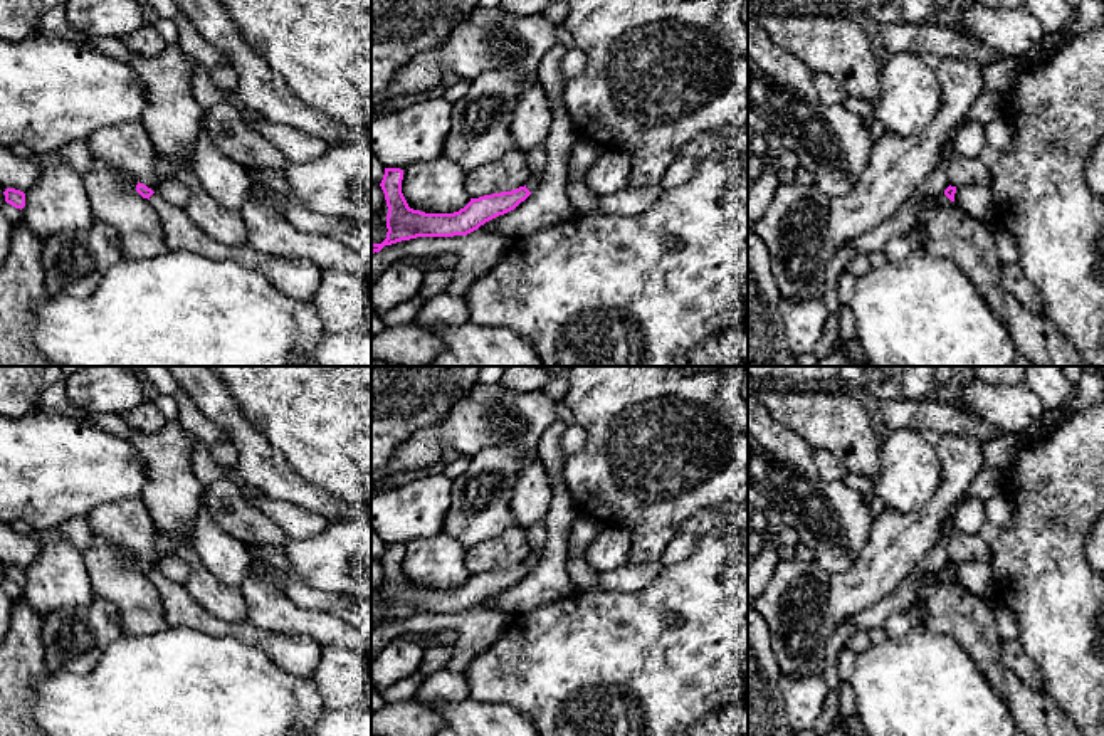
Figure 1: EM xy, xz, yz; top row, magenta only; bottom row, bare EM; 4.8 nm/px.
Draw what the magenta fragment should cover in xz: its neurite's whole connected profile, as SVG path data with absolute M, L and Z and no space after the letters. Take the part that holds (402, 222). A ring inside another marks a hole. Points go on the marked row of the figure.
M385 168L380 187L388 207L388 232L381 244L371 244L371 254L380 252L385 245L417 237L467 235L486 222L514 210L538 190L541 178L543 171L516 190L471 198L464 208L454 213L425 213L410 208L407 203L402 193L403 170Z

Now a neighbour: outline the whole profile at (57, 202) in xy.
M62 161L42 168L37 183L25 193L22 218L35 237L47 240L66 230L86 230L96 217L82 176Z

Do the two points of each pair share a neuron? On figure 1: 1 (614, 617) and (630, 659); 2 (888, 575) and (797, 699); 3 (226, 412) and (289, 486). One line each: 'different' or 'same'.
1: same
2: different
3: same

